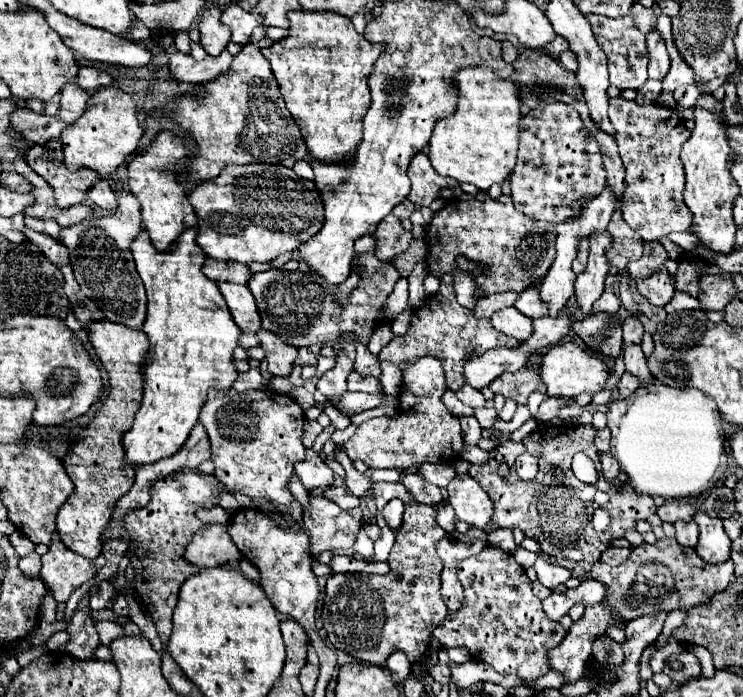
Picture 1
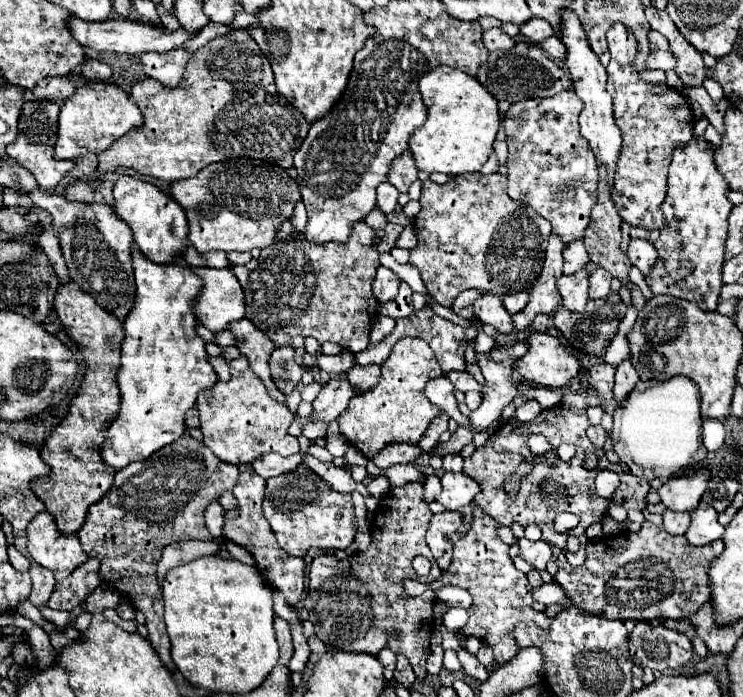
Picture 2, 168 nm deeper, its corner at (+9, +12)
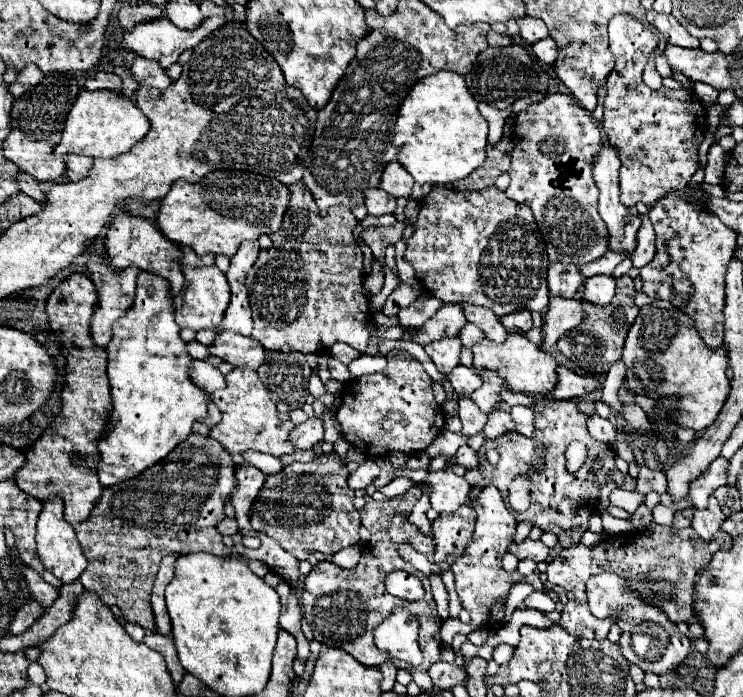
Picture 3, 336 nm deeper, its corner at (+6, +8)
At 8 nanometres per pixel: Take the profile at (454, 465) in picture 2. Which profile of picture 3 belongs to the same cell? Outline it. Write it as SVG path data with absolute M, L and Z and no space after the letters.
M461 446L461 448L457 450L457 462L459 462L461 466L465 466L467 470L469 470L469 468L475 468L475 466L479 464L479 454L477 454L473 448L469 448L469 446Z

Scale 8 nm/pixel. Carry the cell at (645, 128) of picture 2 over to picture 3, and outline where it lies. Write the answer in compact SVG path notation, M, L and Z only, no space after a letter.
M629 14L613 16L609 20L609 46L615 56L615 70L607 76L603 130L607 142L621 158L621 200L627 208L637 202L653 206L669 192L683 190L697 172L697 152L705 138L707 114L703 102L693 92L651 90L643 84L641 72L649 54L657 48L657 36L637 18Z

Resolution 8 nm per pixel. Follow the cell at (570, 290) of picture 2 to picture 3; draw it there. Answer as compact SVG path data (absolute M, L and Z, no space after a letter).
M551 298L549 306L547 306L547 314L545 314L545 322L543 322L543 344L541 350L549 352L551 346L557 344L557 340L573 330L577 324L581 324L581 300L577 298Z

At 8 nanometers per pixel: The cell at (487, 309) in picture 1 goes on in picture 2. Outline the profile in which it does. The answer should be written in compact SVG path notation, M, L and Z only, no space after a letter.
M476 288L466 290L466 292L458 294L458 298L456 298L454 304L452 304L452 310L454 310L458 316L470 320L470 318L474 316L474 312L472 312L472 304L474 304L474 300L480 298L480 296L484 296L484 294L482 294L480 290L476 290Z

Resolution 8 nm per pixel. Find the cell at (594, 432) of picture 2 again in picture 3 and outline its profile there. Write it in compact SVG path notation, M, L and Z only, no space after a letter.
M589 414L589 420L587 420L587 428L589 428L589 434L599 440L599 442L615 442L615 434L617 430L613 428L613 424L597 414Z

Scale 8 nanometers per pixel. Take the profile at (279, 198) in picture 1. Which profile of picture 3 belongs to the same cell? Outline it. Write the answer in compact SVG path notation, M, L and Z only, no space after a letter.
M217 170L207 174L195 184L185 180L173 182L169 194L161 200L161 208L157 212L157 226L165 238L169 238L175 244L191 246L199 256L211 252L211 254L225 254L231 258L241 242L257 240L261 234L277 232L287 204L289 204L289 188L279 180L273 180L269 176L257 176L253 172Z

